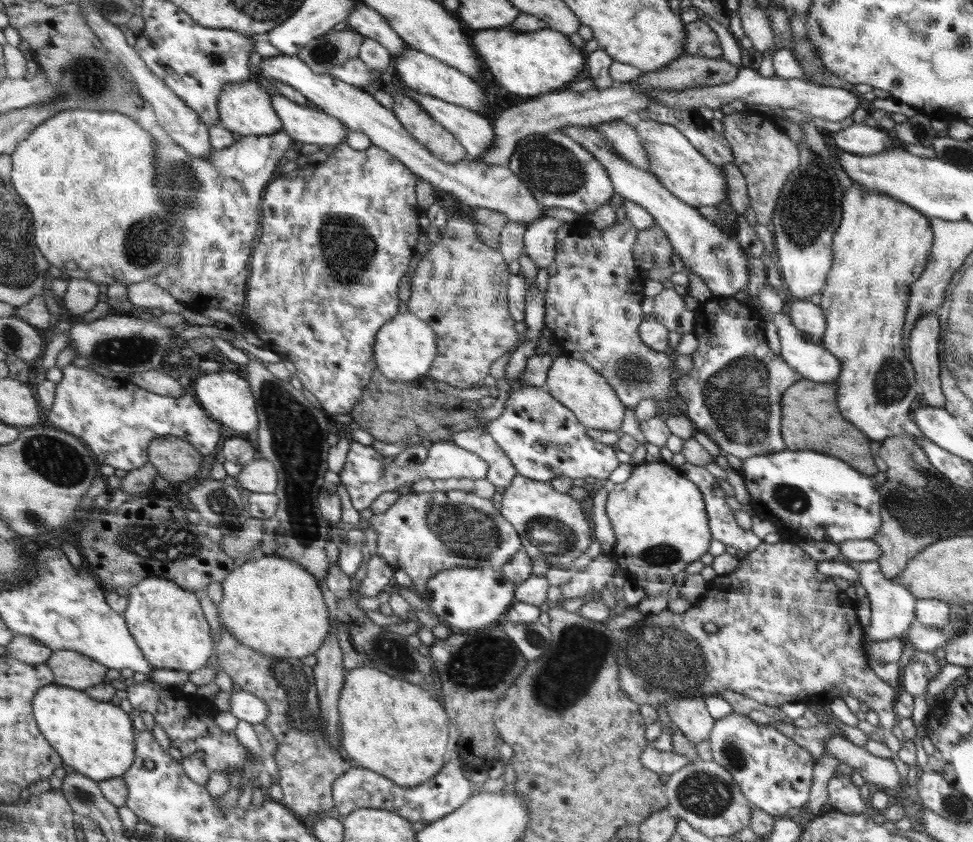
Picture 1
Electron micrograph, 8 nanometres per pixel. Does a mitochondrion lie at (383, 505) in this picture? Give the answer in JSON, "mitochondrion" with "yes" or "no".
{"mitochondrion":"no"}

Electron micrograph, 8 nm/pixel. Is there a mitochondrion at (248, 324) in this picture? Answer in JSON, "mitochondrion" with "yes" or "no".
{"mitochondrion":"no"}

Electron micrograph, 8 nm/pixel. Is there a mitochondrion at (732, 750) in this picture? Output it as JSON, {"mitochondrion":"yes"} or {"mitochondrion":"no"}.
{"mitochondrion":"yes"}

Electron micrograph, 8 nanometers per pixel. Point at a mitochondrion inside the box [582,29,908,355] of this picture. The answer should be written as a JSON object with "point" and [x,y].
{"point":[807,209]}

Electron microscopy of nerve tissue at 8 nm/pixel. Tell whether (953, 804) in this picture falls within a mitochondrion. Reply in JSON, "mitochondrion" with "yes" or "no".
{"mitochondrion":"yes"}

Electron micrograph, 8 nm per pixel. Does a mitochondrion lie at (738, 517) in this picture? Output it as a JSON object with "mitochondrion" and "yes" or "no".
{"mitochondrion":"no"}

